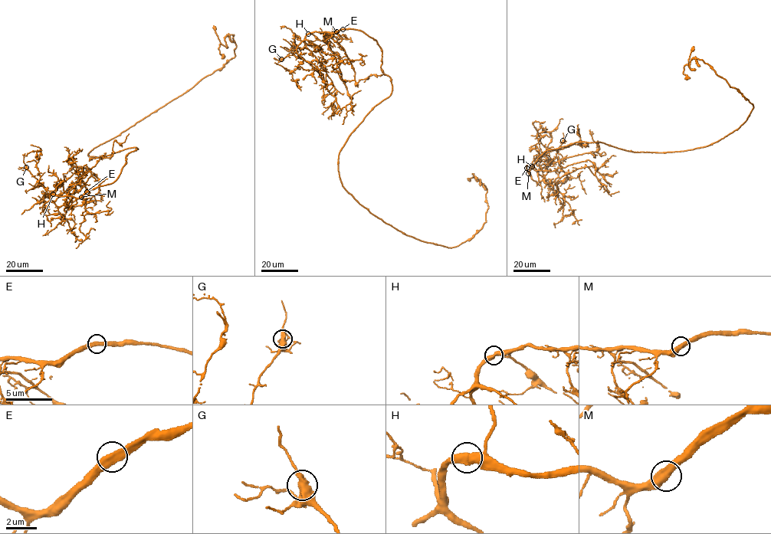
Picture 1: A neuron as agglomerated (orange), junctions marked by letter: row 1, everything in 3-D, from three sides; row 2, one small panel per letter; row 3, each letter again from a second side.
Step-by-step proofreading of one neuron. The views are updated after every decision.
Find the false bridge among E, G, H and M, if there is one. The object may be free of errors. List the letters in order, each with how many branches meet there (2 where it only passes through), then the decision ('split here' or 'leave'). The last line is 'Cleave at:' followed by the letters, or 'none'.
E: branches 2; leave
G: branches 2; leave
H: branches 2; leave
M: branches 2; leave
Cleave at: none

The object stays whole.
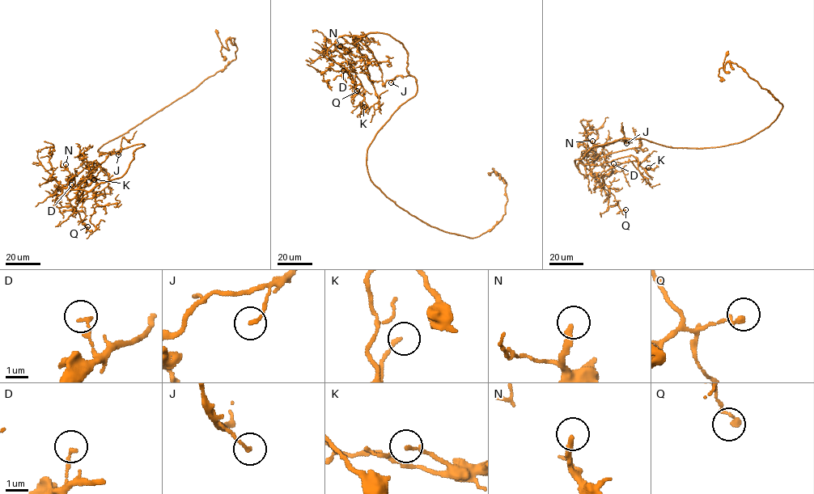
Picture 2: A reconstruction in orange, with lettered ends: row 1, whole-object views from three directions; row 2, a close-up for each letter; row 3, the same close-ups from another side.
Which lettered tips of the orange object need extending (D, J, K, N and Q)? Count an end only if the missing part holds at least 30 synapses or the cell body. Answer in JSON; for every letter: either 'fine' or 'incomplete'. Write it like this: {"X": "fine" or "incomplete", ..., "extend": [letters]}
{"D": "fine", "J": "fine", "K": "fine", "N": "incomplete", "Q": "fine", "extend": ["N"]}

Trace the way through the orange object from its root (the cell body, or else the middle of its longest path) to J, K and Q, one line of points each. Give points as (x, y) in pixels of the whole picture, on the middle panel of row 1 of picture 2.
J: (375, 137), (415, 94), (416, 79), (398, 40), (379, 32), (352, 35), (373, 54), (382, 82), (391, 82)
K: (375, 137), (417, 90), (406, 69), (407, 51), (387, 34), (342, 35), (327, 50), (364, 97), (364, 107)
Q: (375, 137), (417, 91), (403, 44), (379, 32), (337, 38), (327, 53), (349, 70), (357, 90)

